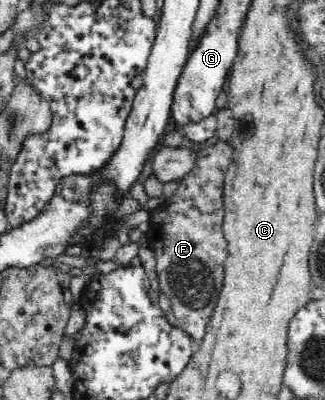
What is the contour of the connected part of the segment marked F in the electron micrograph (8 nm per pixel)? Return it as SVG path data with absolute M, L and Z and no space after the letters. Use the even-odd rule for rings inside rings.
M214 140L209 144L205 144L198 151L198 161L195 164L193 170L190 174L187 174L185 177L181 178L179 181L179 188L160 208L150 211L150 227L146 232L147 235L147 247L153 250L155 254L155 272L158 275L158 281L160 283L159 291L164 294L164 296L169 300L170 307L173 309L173 313L177 320L179 320L179 328L189 336L194 341L203 339L206 333L206 326L213 314L213 309L217 304L218 293L222 287L223 277L224 277L224 261L228 256L228 241L222 233L222 225L224 220L224 199L223 199L223 190L224 190L224 177L226 171L229 169L229 166L232 162L233 155L233 146L228 142L221 142Z

